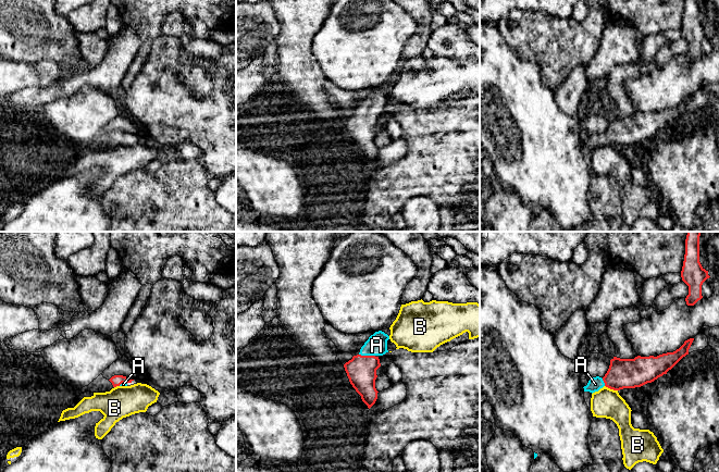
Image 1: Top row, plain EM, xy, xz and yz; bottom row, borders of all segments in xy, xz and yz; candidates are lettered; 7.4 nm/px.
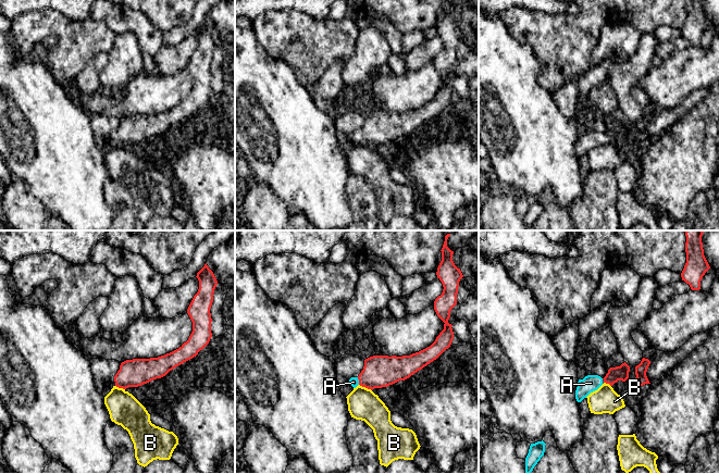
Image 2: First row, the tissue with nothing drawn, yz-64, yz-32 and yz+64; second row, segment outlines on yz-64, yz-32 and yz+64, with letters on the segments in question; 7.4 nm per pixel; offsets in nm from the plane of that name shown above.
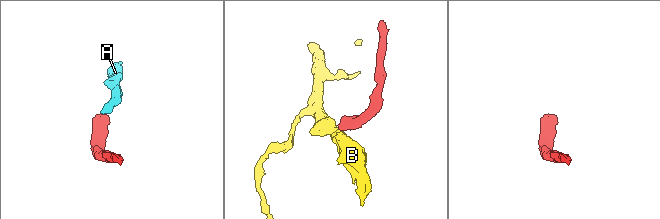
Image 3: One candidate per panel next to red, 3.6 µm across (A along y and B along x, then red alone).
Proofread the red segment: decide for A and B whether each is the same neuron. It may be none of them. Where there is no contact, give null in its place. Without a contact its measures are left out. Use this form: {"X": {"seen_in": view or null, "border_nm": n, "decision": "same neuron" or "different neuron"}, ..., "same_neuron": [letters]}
{"A": {"seen_in": "xz", "border_nm": 120, "decision": "same neuron"}, "B": {"seen_in": "yz", "border_nm": 100, "decision": "different neuron"}, "same_neuron": ["A"]}

